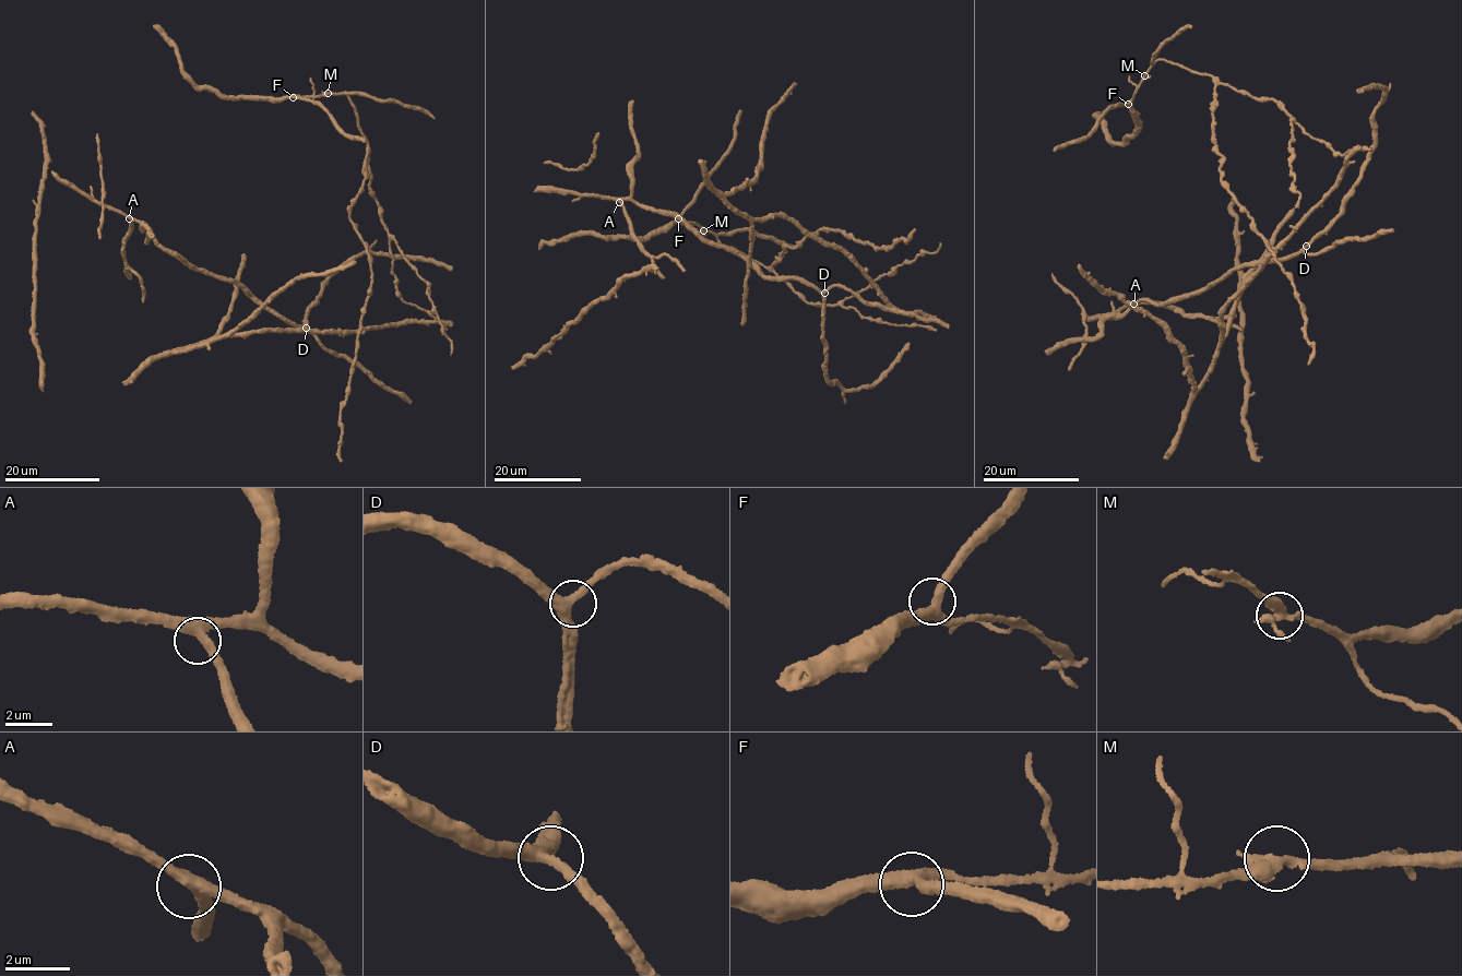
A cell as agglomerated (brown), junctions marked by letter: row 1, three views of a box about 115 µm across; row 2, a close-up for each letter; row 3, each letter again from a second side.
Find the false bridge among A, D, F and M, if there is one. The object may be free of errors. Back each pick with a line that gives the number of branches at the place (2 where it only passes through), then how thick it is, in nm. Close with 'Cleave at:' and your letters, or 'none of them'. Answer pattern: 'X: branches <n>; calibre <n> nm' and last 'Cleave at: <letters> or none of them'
Cleave at: none of them

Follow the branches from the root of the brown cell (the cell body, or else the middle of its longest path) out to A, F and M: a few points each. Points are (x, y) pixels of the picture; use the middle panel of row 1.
A: (838, 246), (815, 239), (782, 216), (757, 217), (749, 264), (702, 241), (677, 217), (631, 200), (619, 202)
F: (838, 246), (891, 305), (929, 316), (928, 325), (812, 305), (777, 273), (678, 218)
M: (838, 246), (891, 305), (929, 316), (928, 325), (812, 305), (703, 229)

